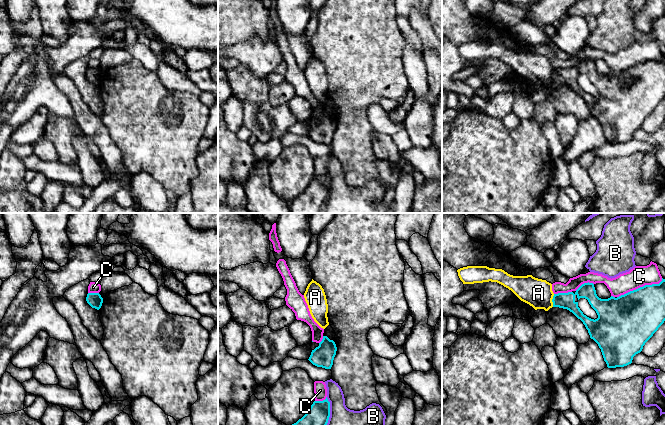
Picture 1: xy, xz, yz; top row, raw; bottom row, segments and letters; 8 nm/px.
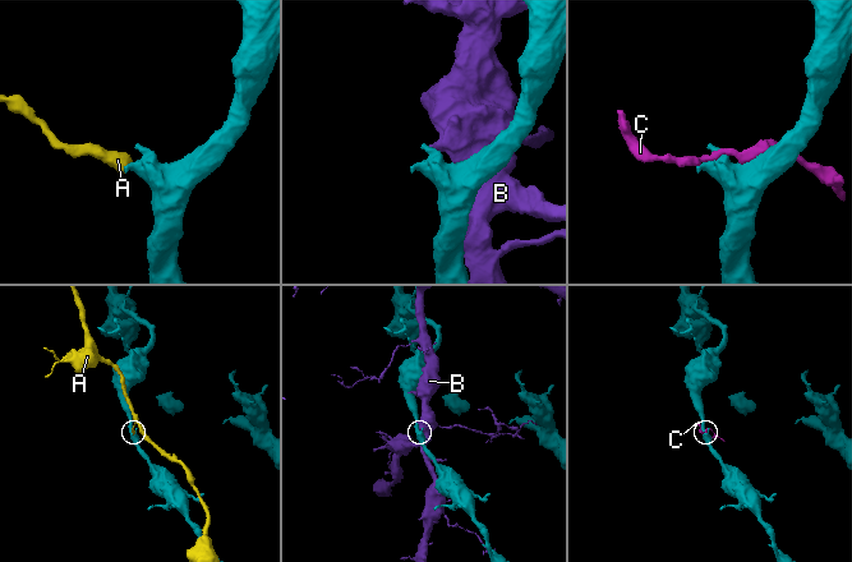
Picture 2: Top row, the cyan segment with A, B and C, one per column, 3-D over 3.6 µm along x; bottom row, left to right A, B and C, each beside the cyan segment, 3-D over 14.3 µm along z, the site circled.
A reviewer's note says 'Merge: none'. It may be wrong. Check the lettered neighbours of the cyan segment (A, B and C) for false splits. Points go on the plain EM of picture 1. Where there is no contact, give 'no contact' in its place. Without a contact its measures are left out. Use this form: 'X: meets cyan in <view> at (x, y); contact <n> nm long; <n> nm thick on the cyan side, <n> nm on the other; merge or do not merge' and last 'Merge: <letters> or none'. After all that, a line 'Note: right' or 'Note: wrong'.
A: meets cyan in yz at (552, 76); contact 110 nm long; 130 nm thick on the cyan side, 220 nm on the other; do not merge
B: meets cyan in xz at (329, 188); contact 240 nm long; 240 nm thick on the cyan side, 400 nm on the other; do not merge
C: meets cyan in yz at (640, 63); contact 400 nm long; 400 nm thick on the cyan side, 170 nm on the other; do not merge
Merge: none
Note: right

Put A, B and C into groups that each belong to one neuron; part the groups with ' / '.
A / B / C

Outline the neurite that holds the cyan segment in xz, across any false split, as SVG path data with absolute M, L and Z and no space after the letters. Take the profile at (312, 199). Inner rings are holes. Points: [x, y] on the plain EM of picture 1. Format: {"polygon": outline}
{"polygon": "M327 173L323 177L314 177L307 189L296 199L289 202L291 213L320 213L330 193L330 178Z"}

